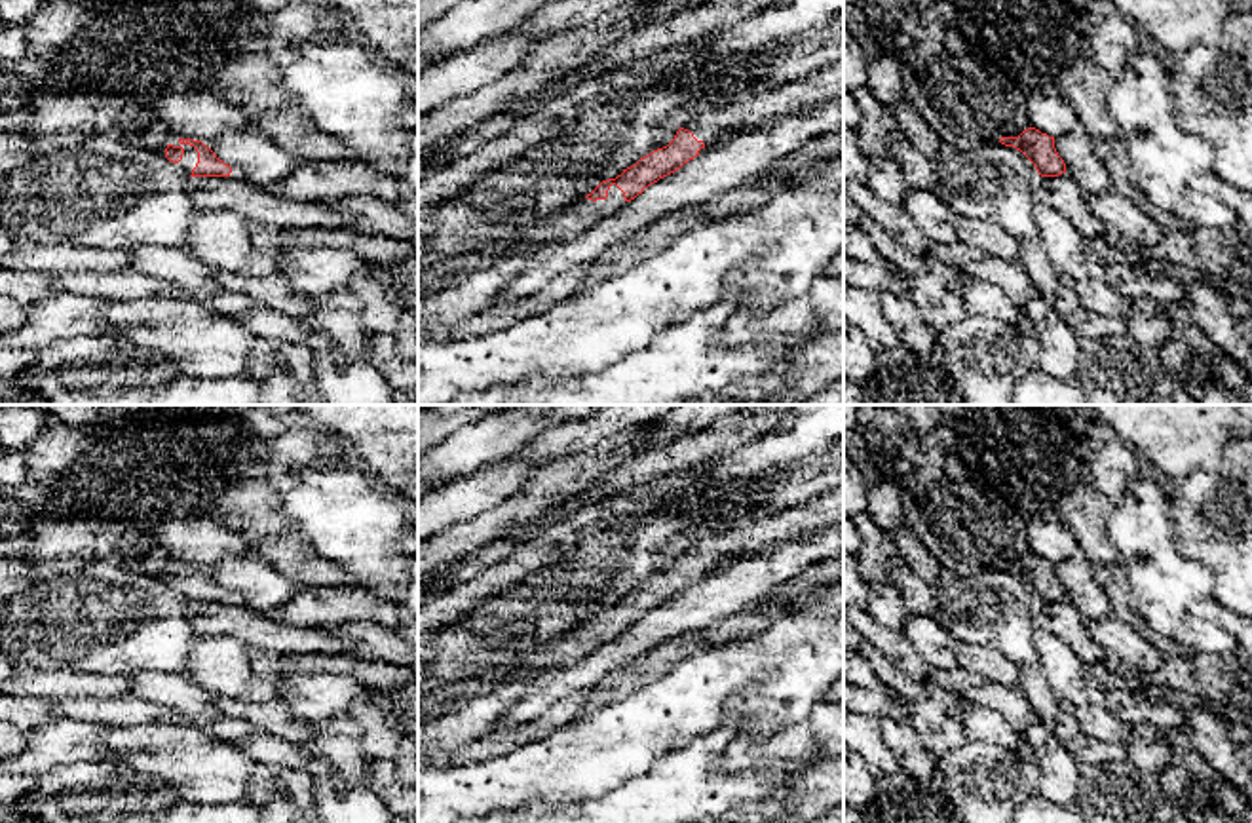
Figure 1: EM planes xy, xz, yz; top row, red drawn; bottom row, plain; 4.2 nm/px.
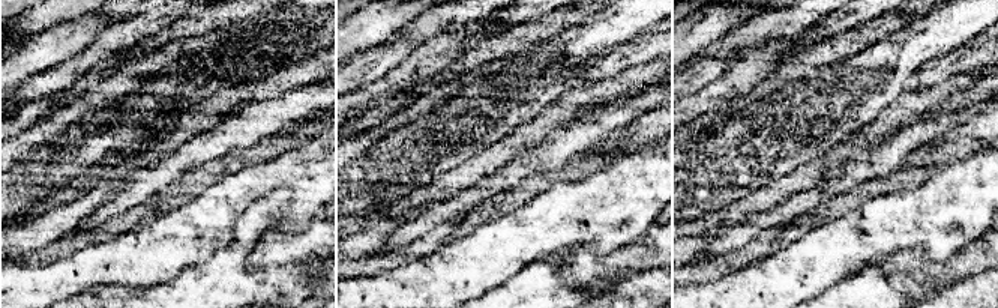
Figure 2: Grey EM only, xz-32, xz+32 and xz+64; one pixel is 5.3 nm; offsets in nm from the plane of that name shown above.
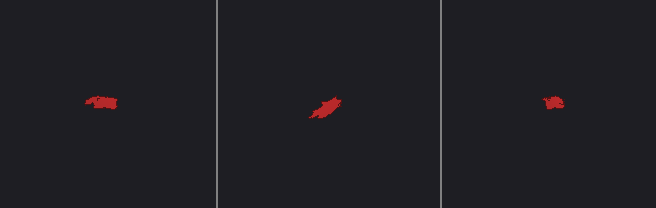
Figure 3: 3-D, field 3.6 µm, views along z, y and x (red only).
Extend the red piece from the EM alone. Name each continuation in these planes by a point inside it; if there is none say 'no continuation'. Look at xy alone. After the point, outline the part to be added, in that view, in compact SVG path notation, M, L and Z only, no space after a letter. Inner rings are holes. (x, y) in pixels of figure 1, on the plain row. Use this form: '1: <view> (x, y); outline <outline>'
1: xy (189, 586); outline M169 566L169 570L184 574L182 585L177 591L180 595L184 595L188 601L192 601L192 595L198 589L198 578L196 578L196 574L190 572L190 570L180 570L179 566Z

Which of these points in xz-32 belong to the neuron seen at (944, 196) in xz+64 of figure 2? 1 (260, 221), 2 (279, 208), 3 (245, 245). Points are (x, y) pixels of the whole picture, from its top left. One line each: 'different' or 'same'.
1: different
2: different
3: different

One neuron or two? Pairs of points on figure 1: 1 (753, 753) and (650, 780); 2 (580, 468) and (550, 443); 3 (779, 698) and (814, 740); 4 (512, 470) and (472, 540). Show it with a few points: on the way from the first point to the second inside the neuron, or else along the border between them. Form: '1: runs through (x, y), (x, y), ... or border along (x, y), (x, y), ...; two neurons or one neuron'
1: border along (762, 765), (741, 770); two neurons
2: border along (607, 438), (536, 468); two neurons
3: border along (823, 698), (802, 719), (776, 728), (762, 740); two neurons
4: border along (527, 481), (494, 506), (451, 529); two neurons

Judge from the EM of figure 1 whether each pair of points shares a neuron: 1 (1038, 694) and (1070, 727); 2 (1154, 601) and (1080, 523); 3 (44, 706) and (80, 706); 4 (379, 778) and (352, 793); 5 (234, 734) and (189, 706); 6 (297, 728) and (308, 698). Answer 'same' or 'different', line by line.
1: same
2: different
3: different
4: different
5: same
6: different

